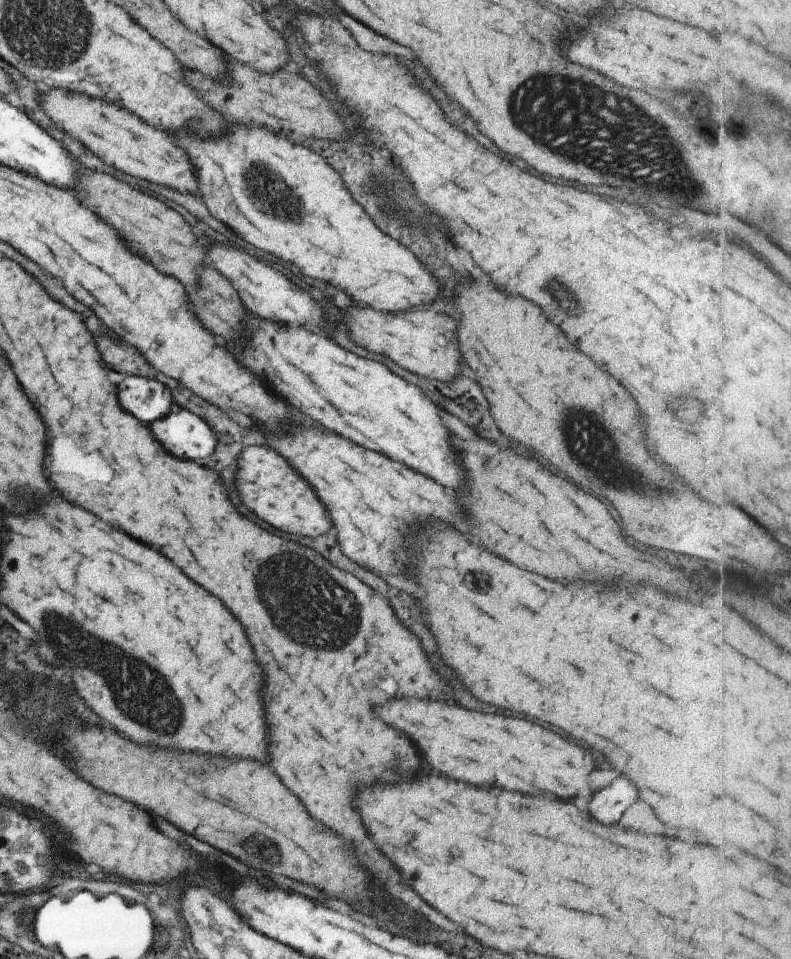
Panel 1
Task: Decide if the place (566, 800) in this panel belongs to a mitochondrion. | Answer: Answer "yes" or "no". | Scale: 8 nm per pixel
no

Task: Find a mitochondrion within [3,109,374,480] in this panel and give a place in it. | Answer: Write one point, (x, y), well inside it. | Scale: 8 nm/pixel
(273, 194)

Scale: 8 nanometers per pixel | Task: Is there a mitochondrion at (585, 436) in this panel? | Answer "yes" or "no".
yes

